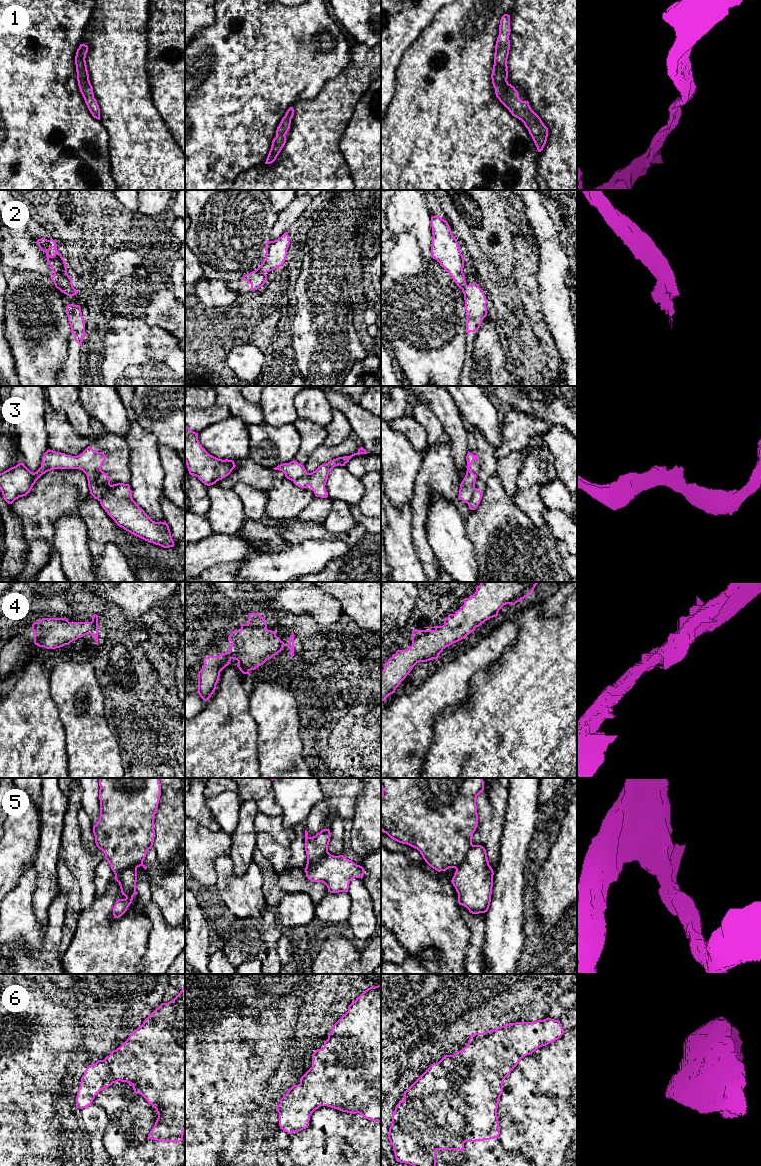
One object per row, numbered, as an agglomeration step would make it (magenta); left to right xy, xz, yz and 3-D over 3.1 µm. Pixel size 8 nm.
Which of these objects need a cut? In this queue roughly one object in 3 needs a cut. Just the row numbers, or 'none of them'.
2, 3, 5

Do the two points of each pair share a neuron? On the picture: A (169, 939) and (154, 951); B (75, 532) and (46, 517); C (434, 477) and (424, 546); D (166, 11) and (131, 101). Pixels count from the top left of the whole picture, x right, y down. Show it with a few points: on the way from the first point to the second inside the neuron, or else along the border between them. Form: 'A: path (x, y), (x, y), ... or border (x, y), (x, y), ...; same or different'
A: path (165, 943), (158, 950); same
B: border (76, 512), (64, 514), (54, 522), (50, 543); different
C: path (424, 491), (420, 502), (420, 528); same
D: border (147, 38), (147, 74), (150, 84); different

